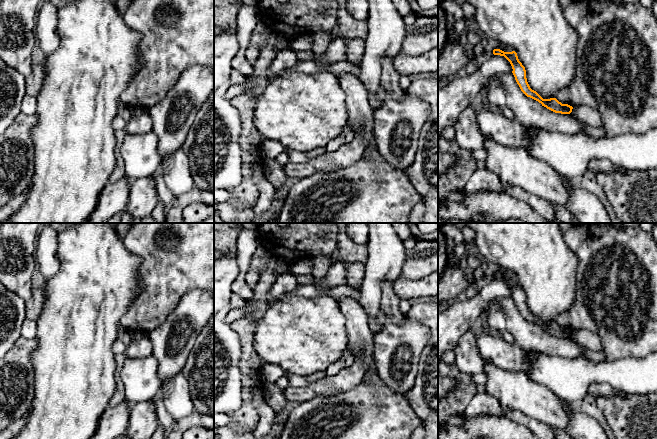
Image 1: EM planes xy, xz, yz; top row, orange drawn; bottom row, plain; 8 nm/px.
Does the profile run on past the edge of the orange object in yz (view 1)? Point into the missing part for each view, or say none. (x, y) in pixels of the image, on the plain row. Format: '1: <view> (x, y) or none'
1: none

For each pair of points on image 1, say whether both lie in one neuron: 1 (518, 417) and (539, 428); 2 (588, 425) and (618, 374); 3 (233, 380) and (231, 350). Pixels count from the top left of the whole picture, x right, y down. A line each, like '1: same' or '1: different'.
1: same
2: different
3: same

